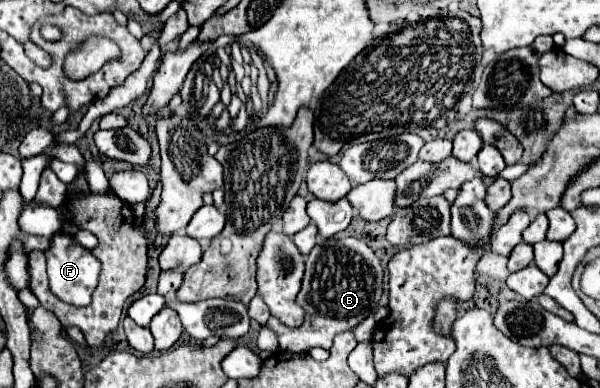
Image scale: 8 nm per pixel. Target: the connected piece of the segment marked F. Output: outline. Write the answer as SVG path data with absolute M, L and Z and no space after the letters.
M61 232L53 236L51 248L45 252L45 256L47 256L47 274L49 274L51 292L67 304L89 306L91 294L97 286L97 276L99 276L99 262L91 254L91 250L81 248L79 244L75 244L75 240L69 234Z

